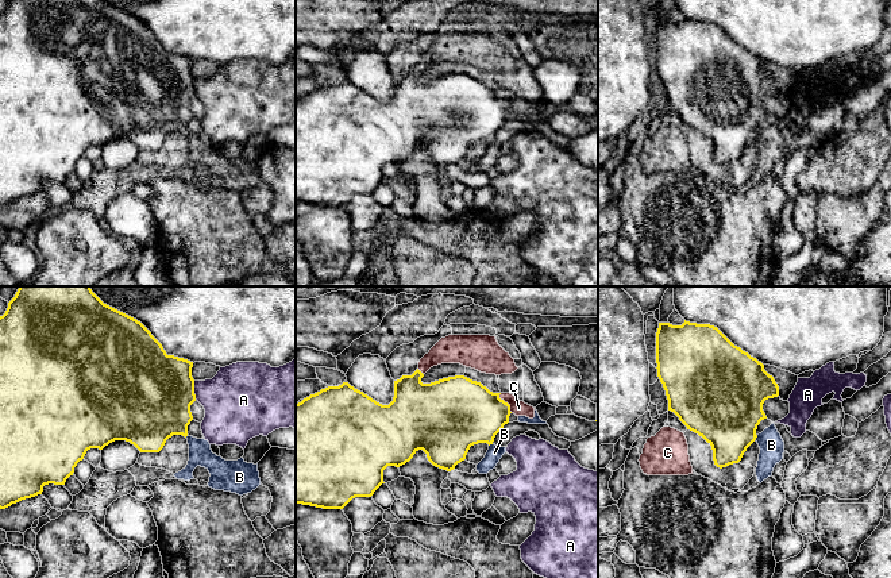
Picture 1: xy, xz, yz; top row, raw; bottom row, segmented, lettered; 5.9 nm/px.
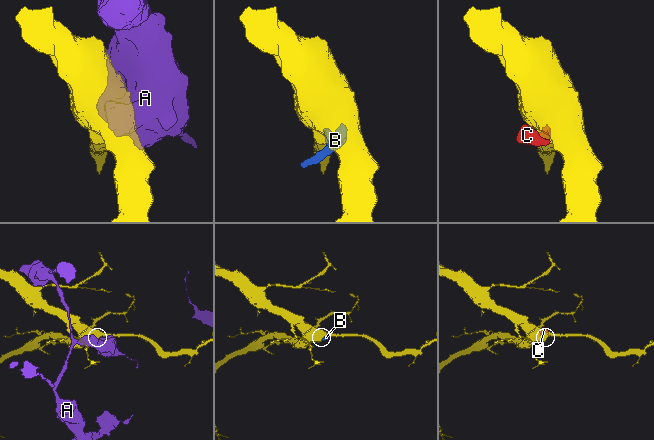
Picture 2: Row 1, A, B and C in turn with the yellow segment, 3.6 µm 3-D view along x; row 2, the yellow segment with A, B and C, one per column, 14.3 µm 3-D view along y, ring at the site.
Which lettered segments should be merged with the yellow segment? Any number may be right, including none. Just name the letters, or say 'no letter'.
no letter

